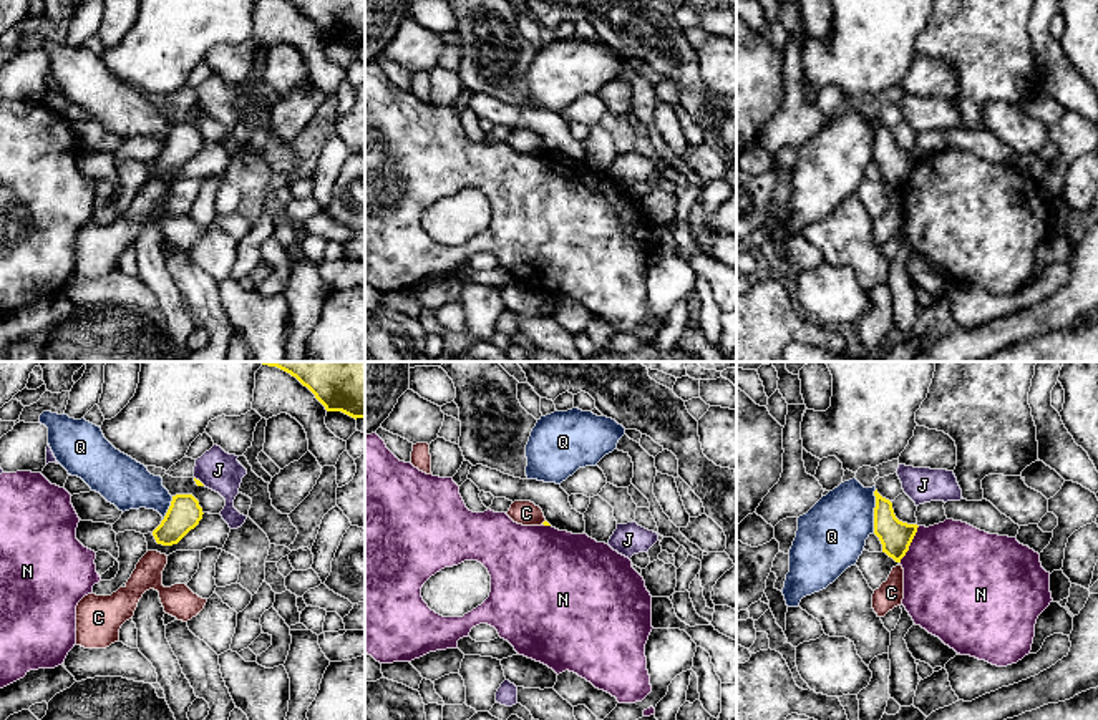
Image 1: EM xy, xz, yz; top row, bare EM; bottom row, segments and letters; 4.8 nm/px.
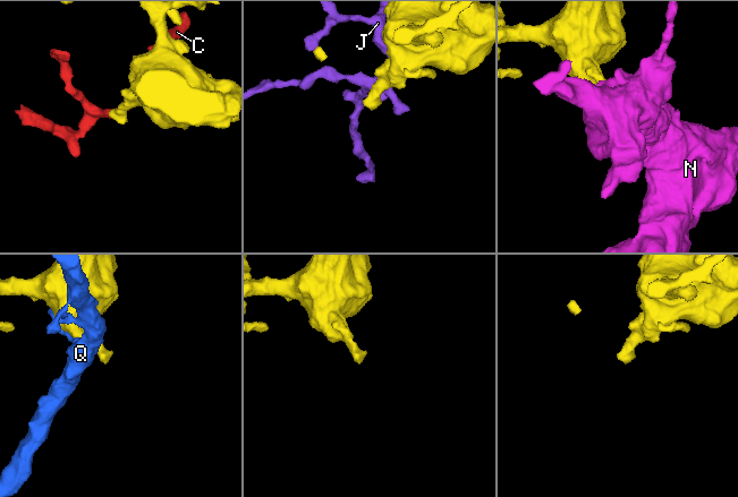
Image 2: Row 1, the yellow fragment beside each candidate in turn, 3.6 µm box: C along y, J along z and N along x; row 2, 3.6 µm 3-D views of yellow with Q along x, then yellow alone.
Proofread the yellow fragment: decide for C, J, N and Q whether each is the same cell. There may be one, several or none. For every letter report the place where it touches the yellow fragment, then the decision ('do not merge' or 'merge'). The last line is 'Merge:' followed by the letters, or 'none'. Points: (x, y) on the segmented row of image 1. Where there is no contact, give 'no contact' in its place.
C: no contact | do not merge
J: xy (198, 480) | do not merge
N: yz (909, 544) | do not merge
Q: yz (874, 511) | do not merge
Merge: none

